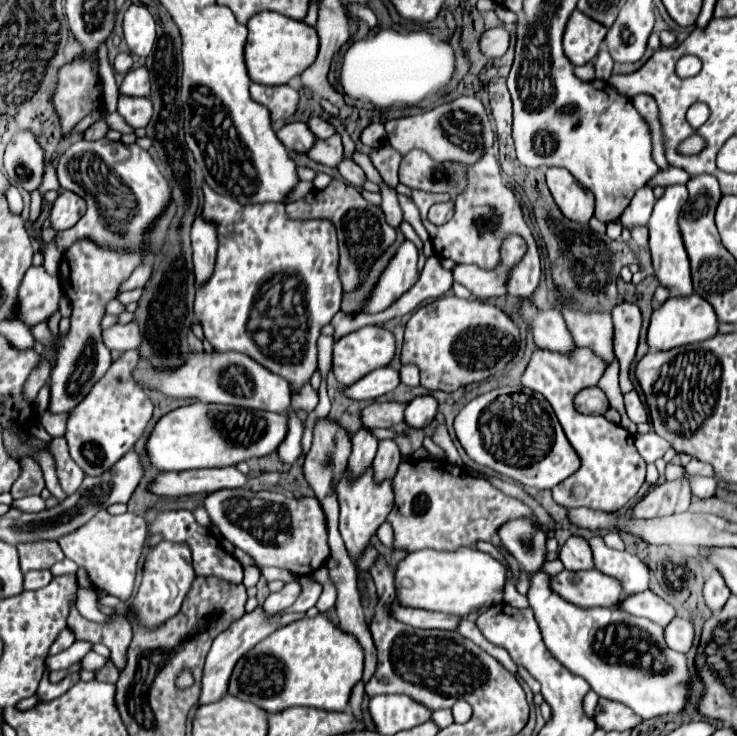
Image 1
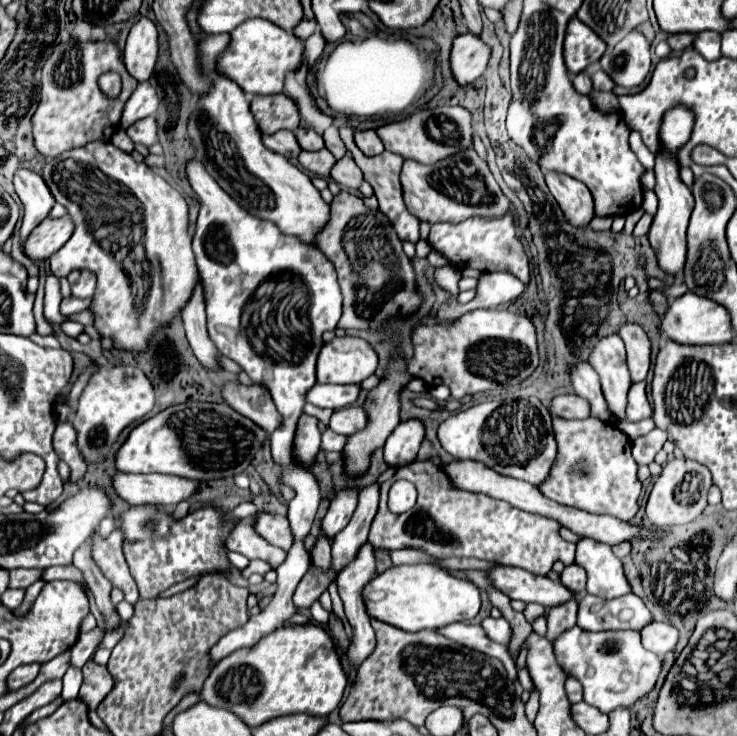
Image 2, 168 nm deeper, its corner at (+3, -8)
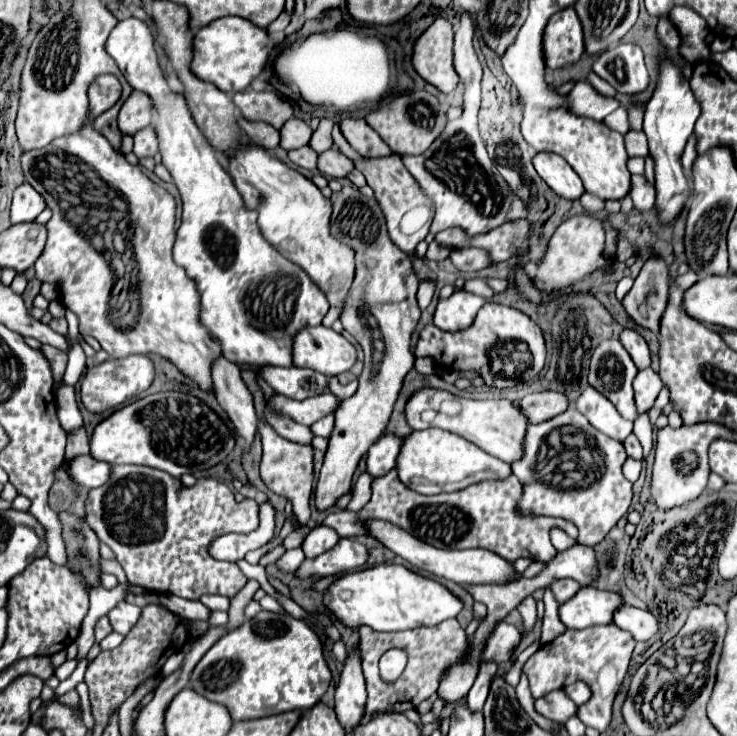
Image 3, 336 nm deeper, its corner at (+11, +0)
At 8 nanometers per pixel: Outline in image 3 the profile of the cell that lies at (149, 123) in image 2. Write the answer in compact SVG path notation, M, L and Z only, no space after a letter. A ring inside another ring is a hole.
M153 126L143 128L141 132L135 132L133 140L135 140L133 152L137 154L137 158L153 156L153 154L157 152L157 148L159 148L159 144L157 144L157 134L155 134L155 128L153 128Z

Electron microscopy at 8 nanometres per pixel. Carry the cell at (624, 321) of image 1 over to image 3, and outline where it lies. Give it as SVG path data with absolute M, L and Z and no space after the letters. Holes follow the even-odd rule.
M625 328L625 330L621 332L621 344L623 344L625 350L631 354L633 362L635 362L635 366L637 366L639 370L651 366L651 356L649 356L647 342L645 342L645 338L643 338L637 330Z

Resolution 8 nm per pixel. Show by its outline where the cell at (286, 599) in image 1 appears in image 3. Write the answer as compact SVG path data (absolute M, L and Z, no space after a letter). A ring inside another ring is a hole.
M339 538L339 542L331 550L315 558L307 558L295 572L295 578L325 578L343 570L357 570L367 562L367 556L369 552L361 542L353 538Z

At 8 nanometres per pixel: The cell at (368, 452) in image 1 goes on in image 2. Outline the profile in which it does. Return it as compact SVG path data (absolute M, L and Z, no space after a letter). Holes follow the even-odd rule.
M347 488L335 496L335 500L329 506L329 512L323 518L323 526L321 526L323 534L329 540L333 540L345 528L345 524L351 520L355 512L355 506L357 506L357 490L353 488Z

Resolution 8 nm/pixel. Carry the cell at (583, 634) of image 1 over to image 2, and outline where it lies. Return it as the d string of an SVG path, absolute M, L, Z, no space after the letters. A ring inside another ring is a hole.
M571 628L563 632L553 644L557 662L567 676L573 676L583 686L583 702L609 712L611 708L625 706L631 708L639 698L643 698L657 682L661 660L657 654L649 652L641 644L637 630L633 632L585 632L581 628Z

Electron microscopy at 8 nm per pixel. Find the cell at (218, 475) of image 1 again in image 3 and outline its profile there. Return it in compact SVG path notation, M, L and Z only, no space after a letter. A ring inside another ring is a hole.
M79 456L69 466L69 472L73 472L71 476L79 484L83 484L87 488L99 488L101 484L105 484L105 480L109 480L111 466L105 462L93 460L93 456Z

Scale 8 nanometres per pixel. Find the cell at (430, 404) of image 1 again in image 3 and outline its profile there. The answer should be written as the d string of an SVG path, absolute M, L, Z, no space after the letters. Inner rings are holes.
M385 432L367 452L367 472L373 478L379 478L387 474L391 468L395 468L401 444L403 444L401 436L393 432Z

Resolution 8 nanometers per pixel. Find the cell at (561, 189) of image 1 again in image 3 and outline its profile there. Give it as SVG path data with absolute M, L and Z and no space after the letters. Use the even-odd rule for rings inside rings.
M541 152L533 158L533 166L557 196L565 200L579 200L583 196L585 188L581 184L581 178L561 156Z

